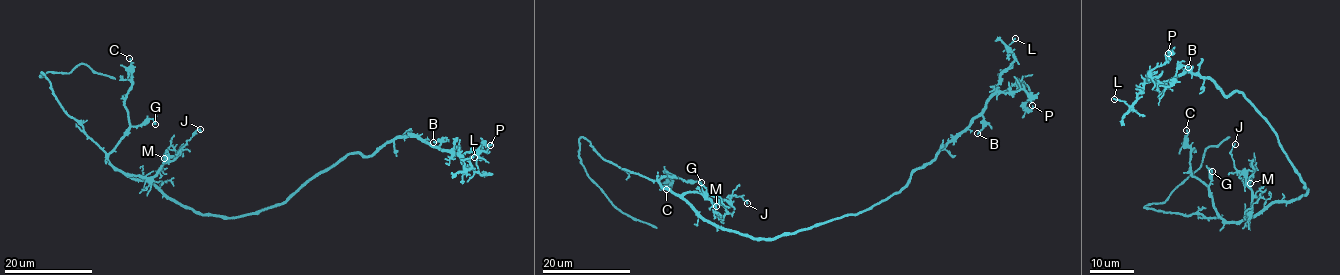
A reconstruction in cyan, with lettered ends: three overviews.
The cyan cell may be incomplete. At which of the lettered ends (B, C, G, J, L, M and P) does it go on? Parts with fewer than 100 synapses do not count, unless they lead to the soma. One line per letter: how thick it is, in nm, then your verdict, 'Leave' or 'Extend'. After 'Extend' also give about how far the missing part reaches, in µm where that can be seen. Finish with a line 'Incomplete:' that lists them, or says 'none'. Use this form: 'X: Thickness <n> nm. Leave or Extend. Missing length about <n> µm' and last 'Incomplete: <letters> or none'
B: Thickness 100 nm. Leave
C: Thickness 120 nm. Leave
G: Thickness 140 nm. Leave
J: Thickness 150 nm. Leave
L: Thickness 130 nm. Leave
M: Thickness 240 nm. Leave
P: Thickness 160 nm. Leave
Incomplete: none

